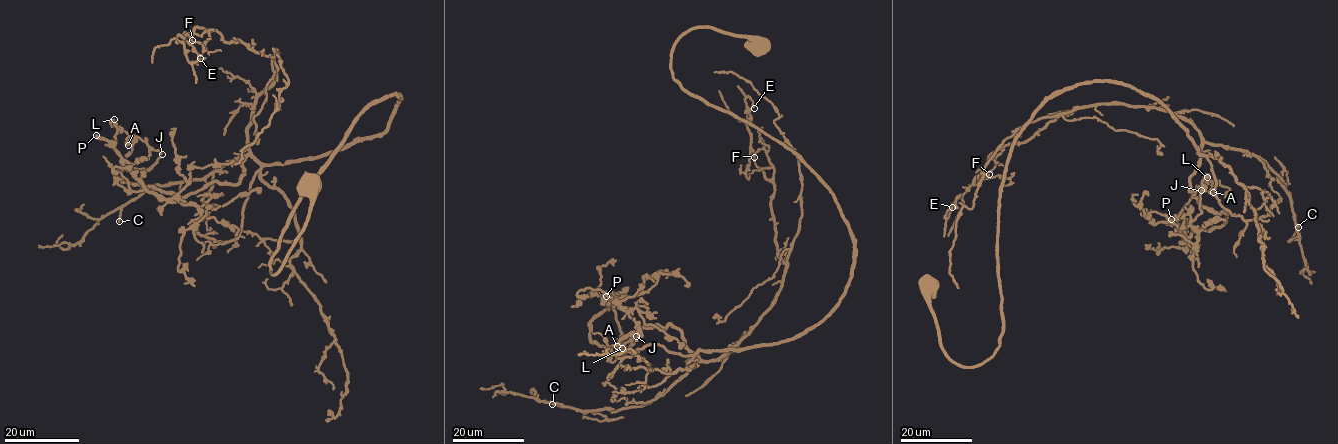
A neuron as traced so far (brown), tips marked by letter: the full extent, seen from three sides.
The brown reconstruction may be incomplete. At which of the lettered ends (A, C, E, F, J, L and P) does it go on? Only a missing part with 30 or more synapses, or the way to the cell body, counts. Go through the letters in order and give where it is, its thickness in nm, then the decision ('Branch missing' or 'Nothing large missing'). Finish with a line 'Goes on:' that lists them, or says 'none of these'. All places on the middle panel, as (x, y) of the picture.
A: Place: (617, 346). Thickness 440 nm. Nothing large missing
C: Place: (552, 404). Thickness 240 nm. Nothing large missing
E: Place: (754, 108). Thickness 180 nm. Nothing large missing
F: Place: (754, 157). Thickness 130 nm. Nothing large missing
J: Place: (636, 336). Thickness 150 nm. Nothing large missing
L: Place: (622, 348). Thickness 240 nm. Nothing large missing
P: Place: (606, 296). Thickness 400 nm. Branch missing
Goes on: P

